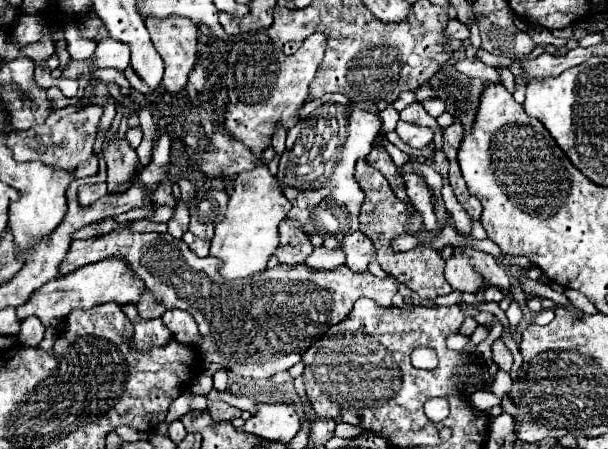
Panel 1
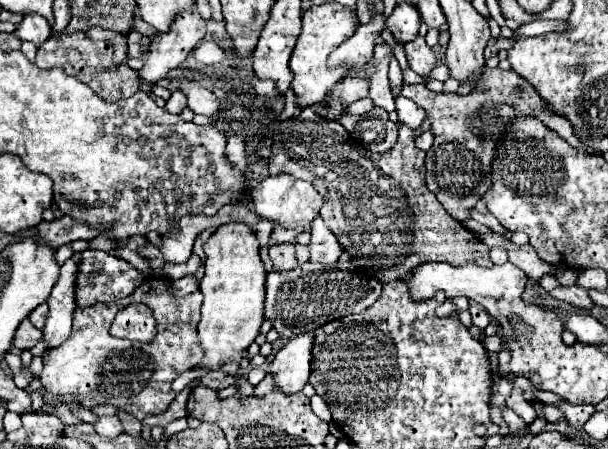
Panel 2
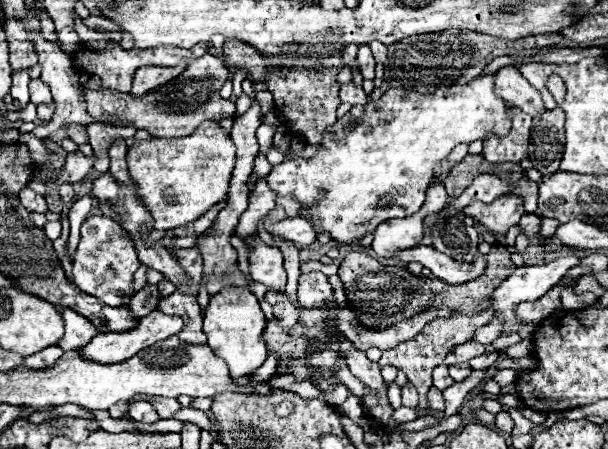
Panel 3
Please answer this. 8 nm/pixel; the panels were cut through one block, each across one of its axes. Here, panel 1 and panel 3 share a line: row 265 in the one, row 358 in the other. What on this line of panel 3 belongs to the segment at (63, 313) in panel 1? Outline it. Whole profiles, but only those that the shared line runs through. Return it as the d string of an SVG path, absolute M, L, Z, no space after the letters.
M154 310L148 316L140 318L138 326L132 328L130 332L110 332L110 334L98 334L98 336L94 336L94 340L90 340L90 344L86 344L84 348L80 348L80 354L86 356L88 360L94 360L94 362L100 362L100 364L116 364L116 362L132 358L142 348L148 348L154 342L160 342L160 340L166 340L166 338L178 334L182 330L182 326L184 326L182 316L168 316L168 314L160 312L160 310Z

